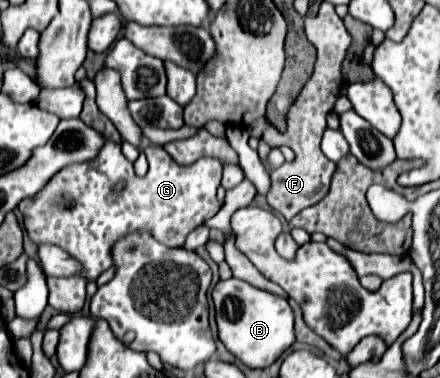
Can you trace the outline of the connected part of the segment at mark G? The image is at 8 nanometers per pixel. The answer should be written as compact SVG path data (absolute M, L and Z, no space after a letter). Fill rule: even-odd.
M106 142L96 160L62 168L44 190L18 204L28 238L34 244L56 244L84 264L82 276L54 278L48 282L48 302L58 312L76 314L82 310L86 280L96 280L112 266L112 248L118 238L148 230L150 236L162 238L162 242L170 246L174 228L196 228L220 210L216 190L222 178L222 164L218 160L200 158L192 166L178 166L162 146L148 146L148 162L148 174L138 178L132 164L120 152L120 144ZM118 182L126 182L126 188L114 190Z

